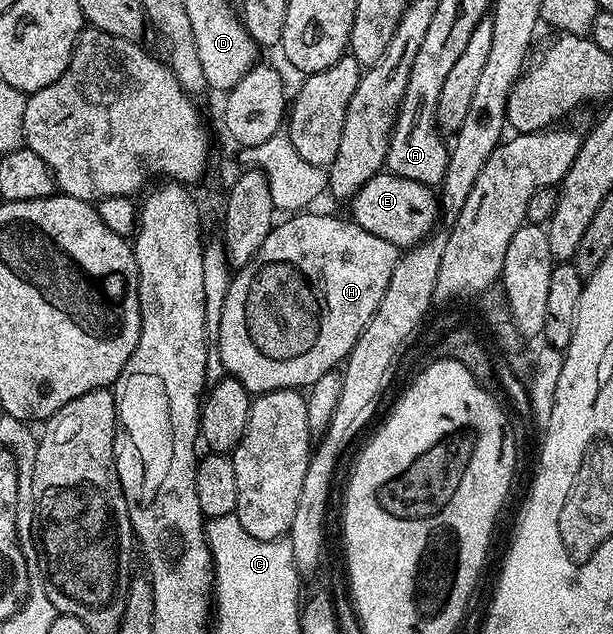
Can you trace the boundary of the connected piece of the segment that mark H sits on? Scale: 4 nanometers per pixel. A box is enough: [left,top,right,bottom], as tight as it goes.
[216,210,400,394]

